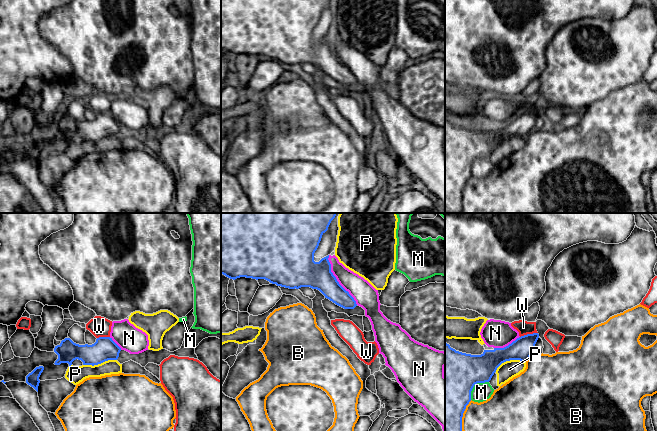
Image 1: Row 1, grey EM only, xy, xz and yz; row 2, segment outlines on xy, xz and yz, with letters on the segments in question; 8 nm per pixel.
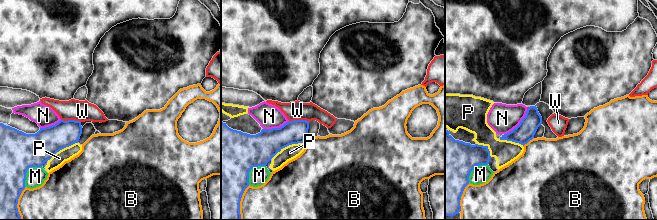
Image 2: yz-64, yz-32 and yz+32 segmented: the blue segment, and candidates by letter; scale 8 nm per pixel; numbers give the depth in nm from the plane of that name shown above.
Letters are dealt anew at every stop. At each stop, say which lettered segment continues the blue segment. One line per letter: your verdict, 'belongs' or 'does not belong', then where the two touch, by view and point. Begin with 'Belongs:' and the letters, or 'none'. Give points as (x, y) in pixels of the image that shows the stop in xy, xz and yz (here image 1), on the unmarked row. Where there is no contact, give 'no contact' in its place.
Belongs: none
B: does not belong; contact yz (461, 194)
M: does not belong; contact yz (474, 160)
N: does not belong; contact xz (336, 56)
P: does not belong; contact xy (99, 139)
W: does not belong; contact yz (528, 110)

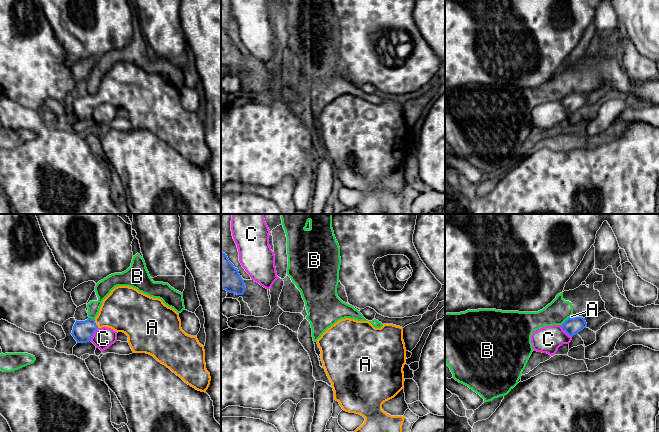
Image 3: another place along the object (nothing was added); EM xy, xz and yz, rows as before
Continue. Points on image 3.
Belongs: A
A: belongs; contact xy (95, 100)
B: does not belong; contact yz (565, 97)
C: does not belong; contact yz (565, 107)

